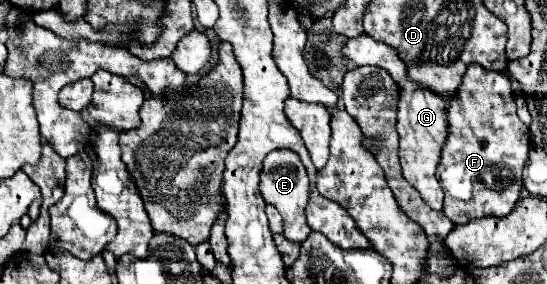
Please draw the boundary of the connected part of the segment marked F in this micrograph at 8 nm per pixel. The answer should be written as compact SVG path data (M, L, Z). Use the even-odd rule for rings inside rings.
M469 64L455 98L449 102L449 136L437 168L437 178L445 192L445 216L453 224L467 224L469 220L483 216L507 216L523 190L521 172L529 158L529 148L529 132L515 112L509 76L485 70L479 64Z

